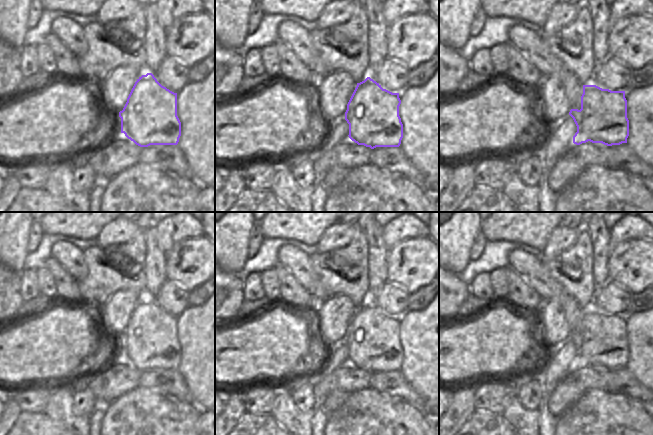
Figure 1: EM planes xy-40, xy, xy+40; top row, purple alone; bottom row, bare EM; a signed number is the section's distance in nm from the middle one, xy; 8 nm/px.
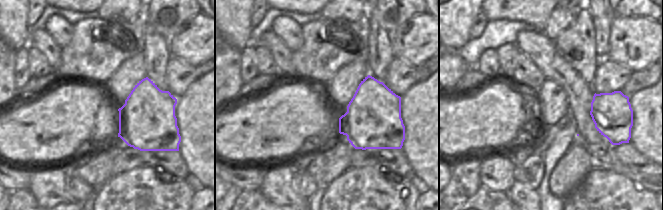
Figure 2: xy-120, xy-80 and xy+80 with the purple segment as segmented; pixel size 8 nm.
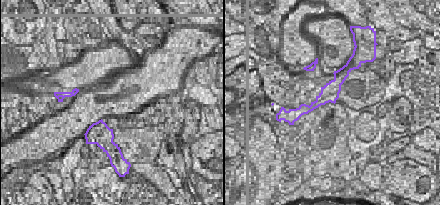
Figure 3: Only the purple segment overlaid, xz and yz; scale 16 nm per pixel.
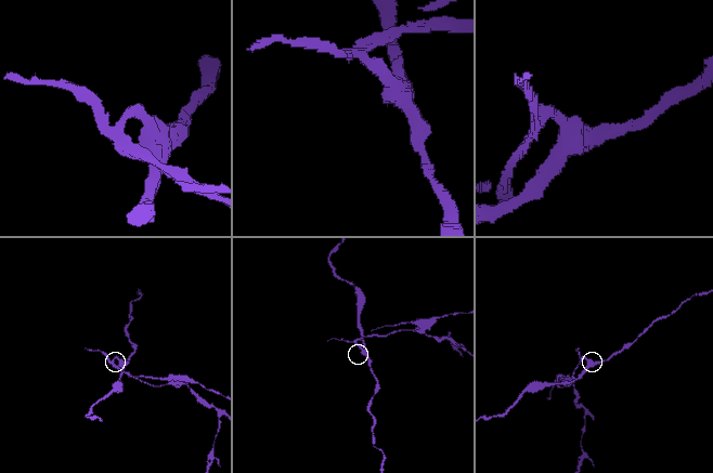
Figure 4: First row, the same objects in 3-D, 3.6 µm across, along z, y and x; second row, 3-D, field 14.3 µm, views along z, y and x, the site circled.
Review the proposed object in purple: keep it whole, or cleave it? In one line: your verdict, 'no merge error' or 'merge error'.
merge error

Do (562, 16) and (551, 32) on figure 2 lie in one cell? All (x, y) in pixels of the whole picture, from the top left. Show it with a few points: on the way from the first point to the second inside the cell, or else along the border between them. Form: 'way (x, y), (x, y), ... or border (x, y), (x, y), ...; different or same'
way (558, 20), (553, 28); same

